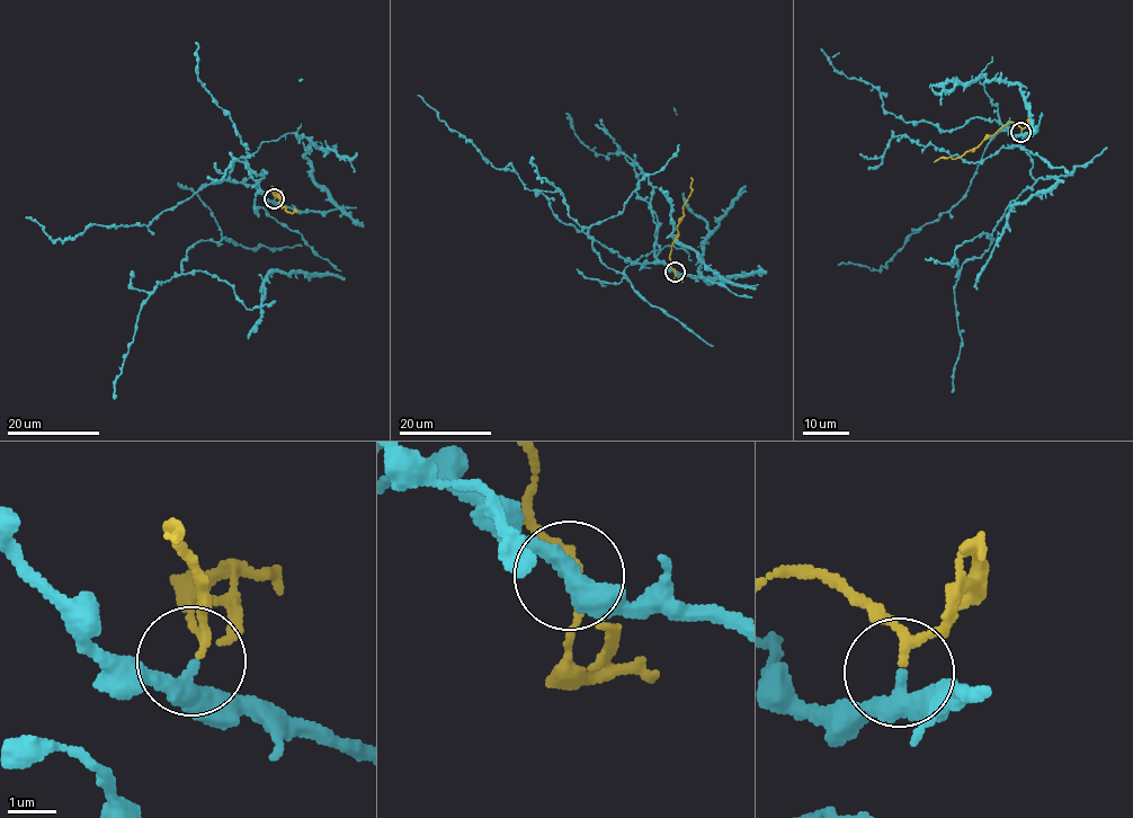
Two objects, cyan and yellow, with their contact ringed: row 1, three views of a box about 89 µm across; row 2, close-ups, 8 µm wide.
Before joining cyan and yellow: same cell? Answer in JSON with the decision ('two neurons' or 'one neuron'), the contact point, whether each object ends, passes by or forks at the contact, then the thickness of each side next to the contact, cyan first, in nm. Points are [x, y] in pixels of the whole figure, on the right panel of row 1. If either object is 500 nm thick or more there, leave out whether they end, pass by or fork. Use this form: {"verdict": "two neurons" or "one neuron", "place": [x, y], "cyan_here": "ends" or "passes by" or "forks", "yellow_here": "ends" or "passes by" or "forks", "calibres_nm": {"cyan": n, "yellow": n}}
{"verdict": "two neurons", "place": [1020, 132], "cyan_here": "passes by", "yellow_here": "passes by", "calibres_nm": {"cyan": 300, "yellow": 150}}

